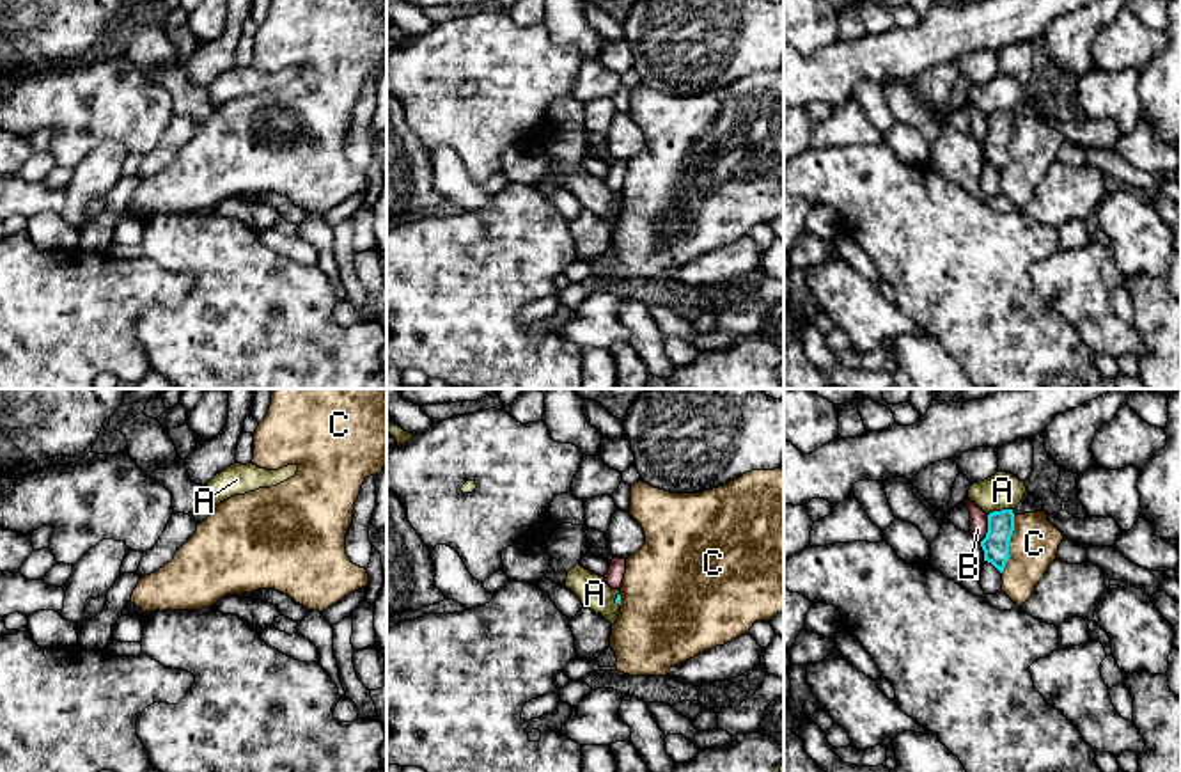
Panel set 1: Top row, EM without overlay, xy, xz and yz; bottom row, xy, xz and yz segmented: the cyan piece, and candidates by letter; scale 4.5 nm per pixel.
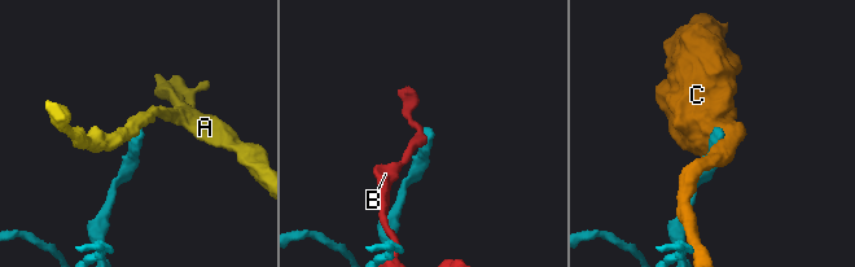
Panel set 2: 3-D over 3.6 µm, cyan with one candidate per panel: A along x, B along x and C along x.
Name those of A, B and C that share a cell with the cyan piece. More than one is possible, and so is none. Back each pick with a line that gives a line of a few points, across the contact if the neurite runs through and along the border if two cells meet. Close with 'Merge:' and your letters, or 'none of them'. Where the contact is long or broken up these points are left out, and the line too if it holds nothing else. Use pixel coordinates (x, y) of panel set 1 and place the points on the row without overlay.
Merge: none of them

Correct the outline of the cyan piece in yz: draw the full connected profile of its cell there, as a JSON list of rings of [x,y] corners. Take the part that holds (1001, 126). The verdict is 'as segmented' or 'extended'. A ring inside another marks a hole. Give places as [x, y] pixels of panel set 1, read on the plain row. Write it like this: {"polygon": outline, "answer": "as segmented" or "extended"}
{"polygon": [[[1027,92],[1021,105],[1014,112],[989,115],[988,135],[981,144],[984,163],[991,165],[1002,176],[1009,161],[1009,144],[1014,133],[1014,119],[1043,114],[1043,110],[1043,103]]], "answer": "extended"}

